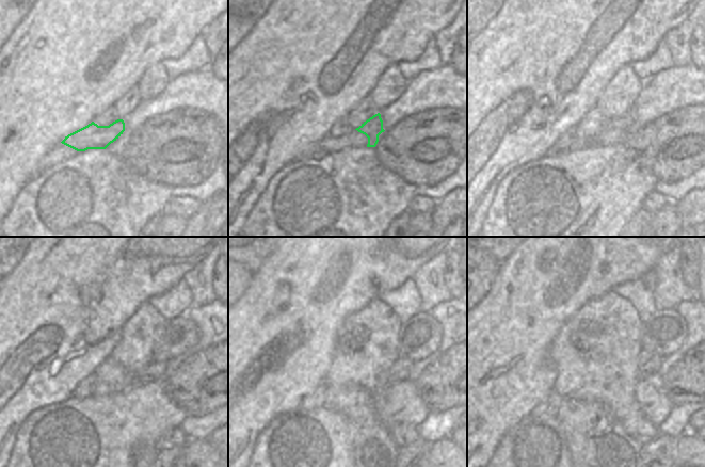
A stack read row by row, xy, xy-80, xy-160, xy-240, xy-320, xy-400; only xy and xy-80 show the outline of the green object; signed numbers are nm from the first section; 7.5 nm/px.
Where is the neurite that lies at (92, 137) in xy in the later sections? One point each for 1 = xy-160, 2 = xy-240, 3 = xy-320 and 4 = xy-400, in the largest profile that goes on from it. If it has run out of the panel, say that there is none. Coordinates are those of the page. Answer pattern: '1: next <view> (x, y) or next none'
1: next xy-160 (624, 122)
2: next xy-240 (179, 334)
3: next xy-320 (419, 336)
4: next xy-400 (665, 332)

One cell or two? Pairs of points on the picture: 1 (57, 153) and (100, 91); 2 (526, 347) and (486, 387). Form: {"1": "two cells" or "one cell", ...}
{"1": "two cells", "2": "one cell"}

